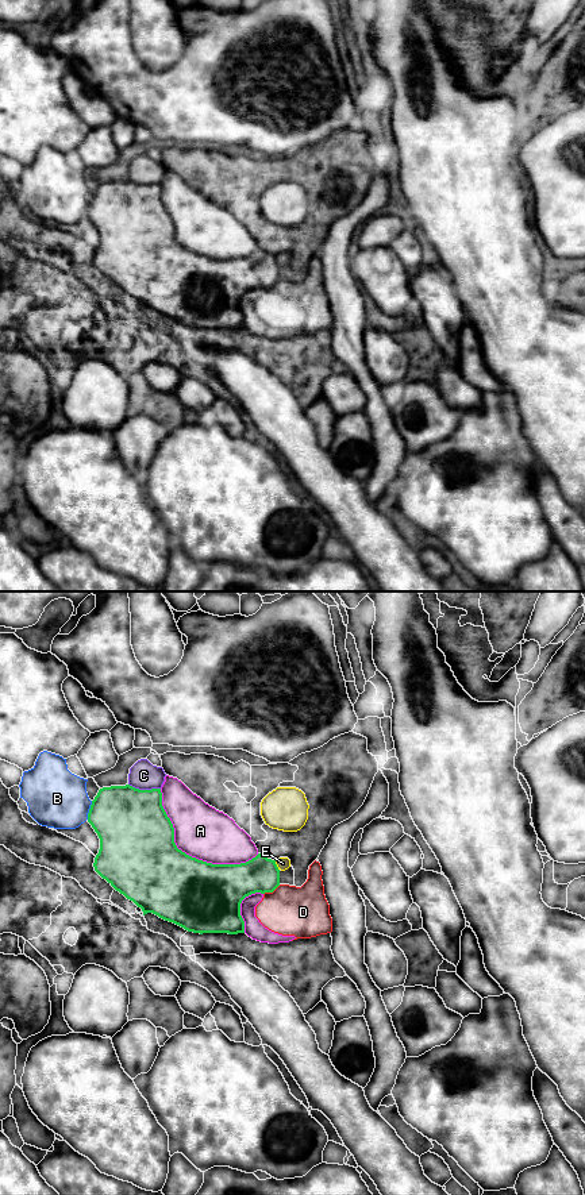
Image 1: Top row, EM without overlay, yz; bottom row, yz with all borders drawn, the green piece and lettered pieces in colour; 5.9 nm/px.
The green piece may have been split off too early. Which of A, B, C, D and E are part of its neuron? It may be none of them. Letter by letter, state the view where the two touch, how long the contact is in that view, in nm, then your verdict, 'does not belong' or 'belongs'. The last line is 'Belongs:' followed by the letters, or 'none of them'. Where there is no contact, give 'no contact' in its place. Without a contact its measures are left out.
A: meets green in yz; contact 700 nm long; does not belong
B: meets green in yz; contact 120 nm long; does not belong
C: meets green in yz; contact 190 nm long; does not belong
D: meets green in yz; contact 120 nm long; does not belong
E: meets green in yz; contact 70 nm long; does not belong
Belongs: none of them

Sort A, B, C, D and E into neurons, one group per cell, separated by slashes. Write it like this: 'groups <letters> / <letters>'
groups A C D E / B

